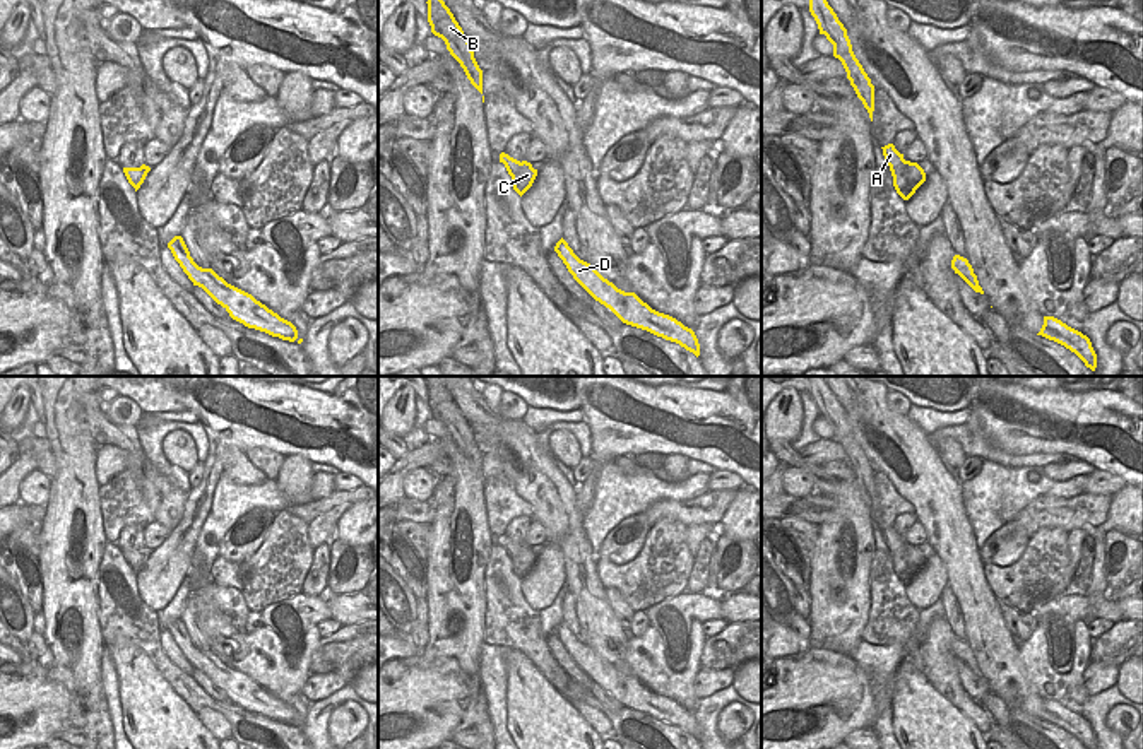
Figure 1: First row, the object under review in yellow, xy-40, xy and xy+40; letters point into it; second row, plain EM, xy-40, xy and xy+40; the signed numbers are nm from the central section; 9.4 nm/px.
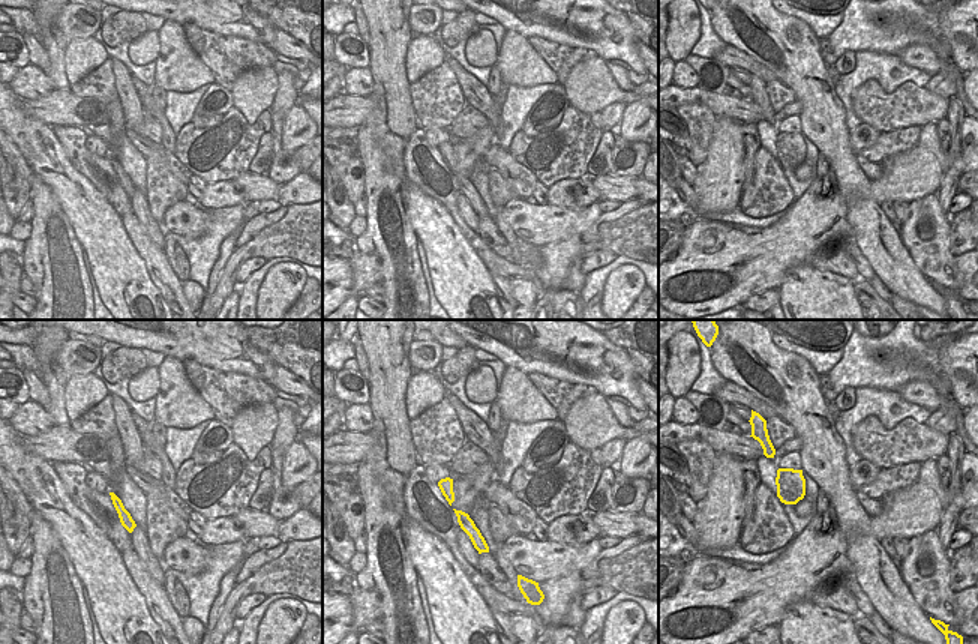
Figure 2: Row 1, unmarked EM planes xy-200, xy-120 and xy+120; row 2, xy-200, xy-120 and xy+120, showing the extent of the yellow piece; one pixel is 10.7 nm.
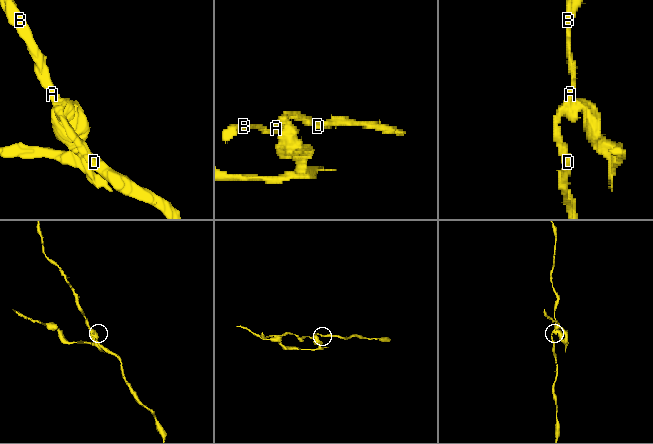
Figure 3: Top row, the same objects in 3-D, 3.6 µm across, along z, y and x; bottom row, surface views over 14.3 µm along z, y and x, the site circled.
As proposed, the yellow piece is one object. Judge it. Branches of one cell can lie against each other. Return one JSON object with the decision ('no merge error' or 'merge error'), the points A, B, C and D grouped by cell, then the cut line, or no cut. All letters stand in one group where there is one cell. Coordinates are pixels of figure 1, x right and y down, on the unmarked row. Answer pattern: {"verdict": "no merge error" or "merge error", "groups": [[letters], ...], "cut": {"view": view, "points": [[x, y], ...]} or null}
{"verdict": "merge error", "groups": [["A", "B", "D"], ["C"]], "cut": {"view": "xy", "points": [[522, 546], [512, 560]]}}

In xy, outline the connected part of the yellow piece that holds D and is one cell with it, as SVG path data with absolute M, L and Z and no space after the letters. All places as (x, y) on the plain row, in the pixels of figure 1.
M561 621L554 634L566 648L573 662L601 687L609 691L623 706L647 713L657 720L676 725L700 739L695 715L676 701L652 693L635 675L625 675L604 662L590 646L580 643Z

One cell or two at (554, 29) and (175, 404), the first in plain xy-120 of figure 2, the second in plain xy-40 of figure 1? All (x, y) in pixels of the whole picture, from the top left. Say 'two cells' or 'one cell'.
two cells

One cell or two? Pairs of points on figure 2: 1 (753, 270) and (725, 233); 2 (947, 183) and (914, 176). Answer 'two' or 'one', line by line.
1: one
2: two

